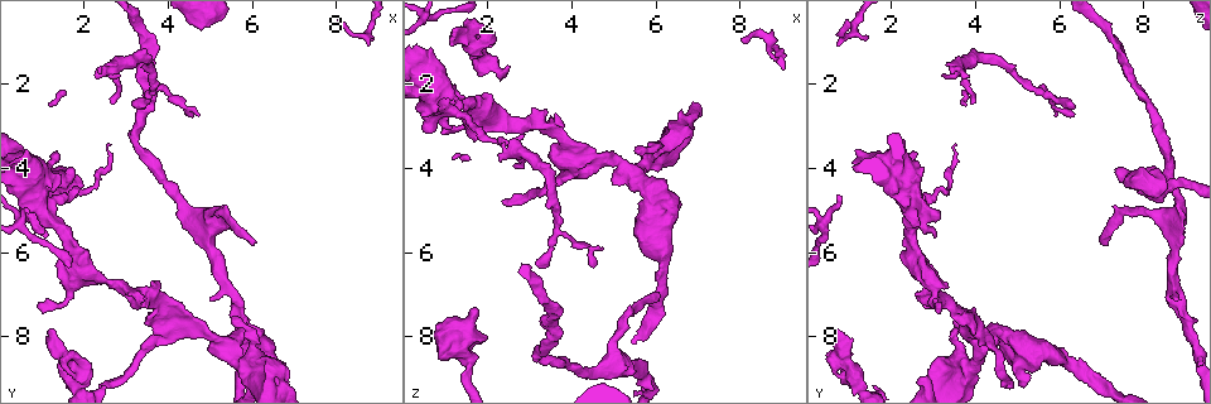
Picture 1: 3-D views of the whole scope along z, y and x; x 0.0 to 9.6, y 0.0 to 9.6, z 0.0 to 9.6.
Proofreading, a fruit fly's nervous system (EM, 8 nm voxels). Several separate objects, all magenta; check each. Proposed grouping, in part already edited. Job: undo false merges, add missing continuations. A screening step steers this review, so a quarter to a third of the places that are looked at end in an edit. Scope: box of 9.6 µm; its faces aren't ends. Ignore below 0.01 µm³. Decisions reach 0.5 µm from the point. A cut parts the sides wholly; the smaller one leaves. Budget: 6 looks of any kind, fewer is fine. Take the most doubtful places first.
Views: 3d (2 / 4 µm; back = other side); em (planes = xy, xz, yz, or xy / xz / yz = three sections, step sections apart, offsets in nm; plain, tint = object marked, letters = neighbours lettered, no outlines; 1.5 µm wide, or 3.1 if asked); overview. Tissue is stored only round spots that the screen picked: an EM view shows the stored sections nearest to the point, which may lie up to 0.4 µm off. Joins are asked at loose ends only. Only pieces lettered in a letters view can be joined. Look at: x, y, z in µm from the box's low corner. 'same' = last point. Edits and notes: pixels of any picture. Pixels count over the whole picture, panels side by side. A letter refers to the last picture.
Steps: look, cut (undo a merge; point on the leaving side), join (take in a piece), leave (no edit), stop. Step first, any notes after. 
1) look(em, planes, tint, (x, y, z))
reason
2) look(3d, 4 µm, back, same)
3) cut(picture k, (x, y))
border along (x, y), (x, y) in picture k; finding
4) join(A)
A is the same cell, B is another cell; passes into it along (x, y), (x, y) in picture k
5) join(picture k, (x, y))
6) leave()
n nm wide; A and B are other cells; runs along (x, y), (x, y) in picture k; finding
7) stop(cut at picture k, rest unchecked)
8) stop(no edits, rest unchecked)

look(3d, 2 µm, (5.60, 7.55, 3.60))

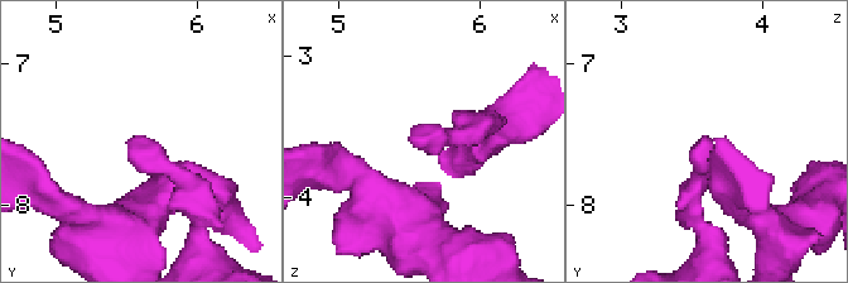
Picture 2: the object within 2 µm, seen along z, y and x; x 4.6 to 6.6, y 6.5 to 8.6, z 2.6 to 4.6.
look(em, planes, letters, (5.52, 7.50, 3.58))
shape alone is not enough

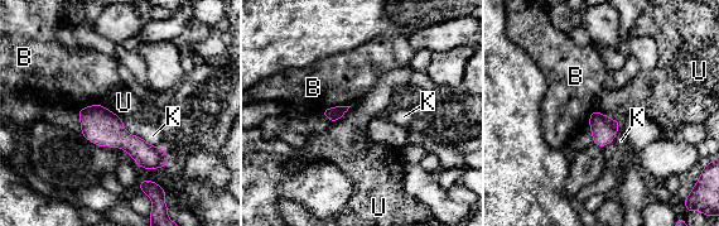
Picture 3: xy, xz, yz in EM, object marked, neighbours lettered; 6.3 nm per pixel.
leave()
B, K and U are other cells; border along (350, 105), (329, 106), (321, 111) in picture 3; no lettered piece goes on from it

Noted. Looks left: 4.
look(em, xz, step 4, letters, (0.80, 4.00, 7.85))
thick end

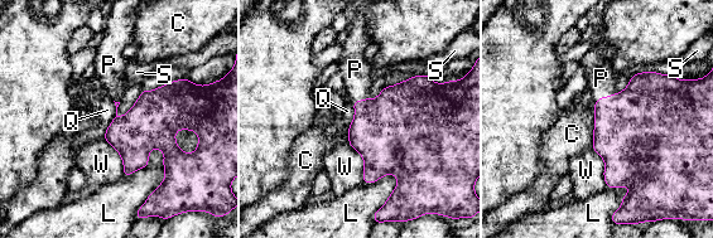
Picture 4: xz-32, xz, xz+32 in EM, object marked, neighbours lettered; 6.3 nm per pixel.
join(P)
P is the same cell, C, L, Q, S and W are other cells; passes into it along (631, 126), (605, 97), (601, 78) in picture 4; it goes on there

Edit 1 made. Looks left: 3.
stop(join at picture 4, rest unchecked)

